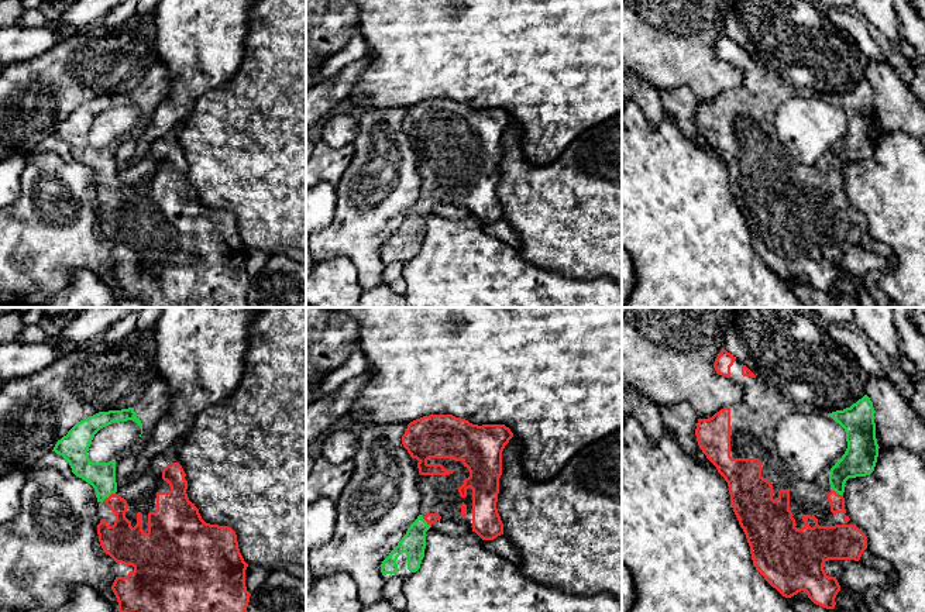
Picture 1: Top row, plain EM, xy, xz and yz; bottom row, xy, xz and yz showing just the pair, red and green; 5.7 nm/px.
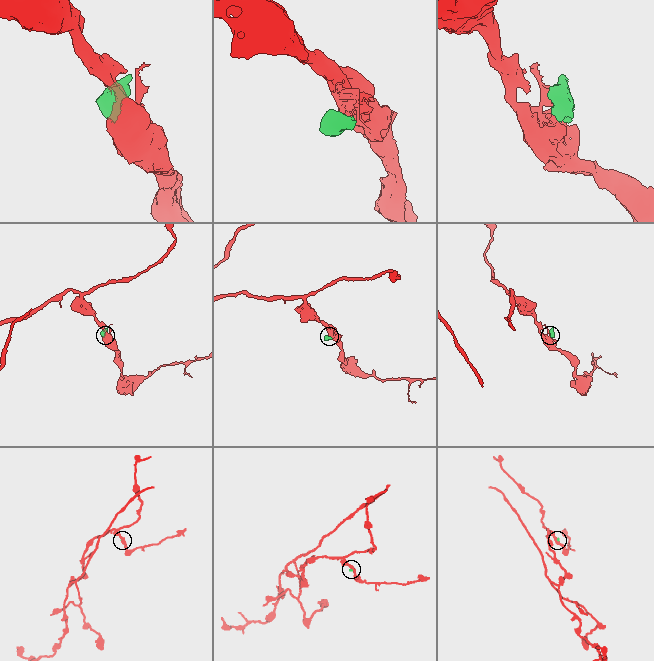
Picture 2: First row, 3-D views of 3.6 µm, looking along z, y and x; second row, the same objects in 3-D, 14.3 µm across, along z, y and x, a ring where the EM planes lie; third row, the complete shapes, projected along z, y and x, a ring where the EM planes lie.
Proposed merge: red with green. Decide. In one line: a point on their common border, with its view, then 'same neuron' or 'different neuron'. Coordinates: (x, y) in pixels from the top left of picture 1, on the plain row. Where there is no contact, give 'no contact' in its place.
xy (109, 181) | same neuron

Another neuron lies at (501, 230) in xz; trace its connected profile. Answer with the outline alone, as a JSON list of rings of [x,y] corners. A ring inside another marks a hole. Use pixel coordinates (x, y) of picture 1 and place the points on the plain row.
[[[501,219],[494,224],[482,224],[481,223],[481,226],[482,226],[484,231],[488,233],[489,235],[516,248],[517,251],[520,250],[520,240],[505,219]]]

